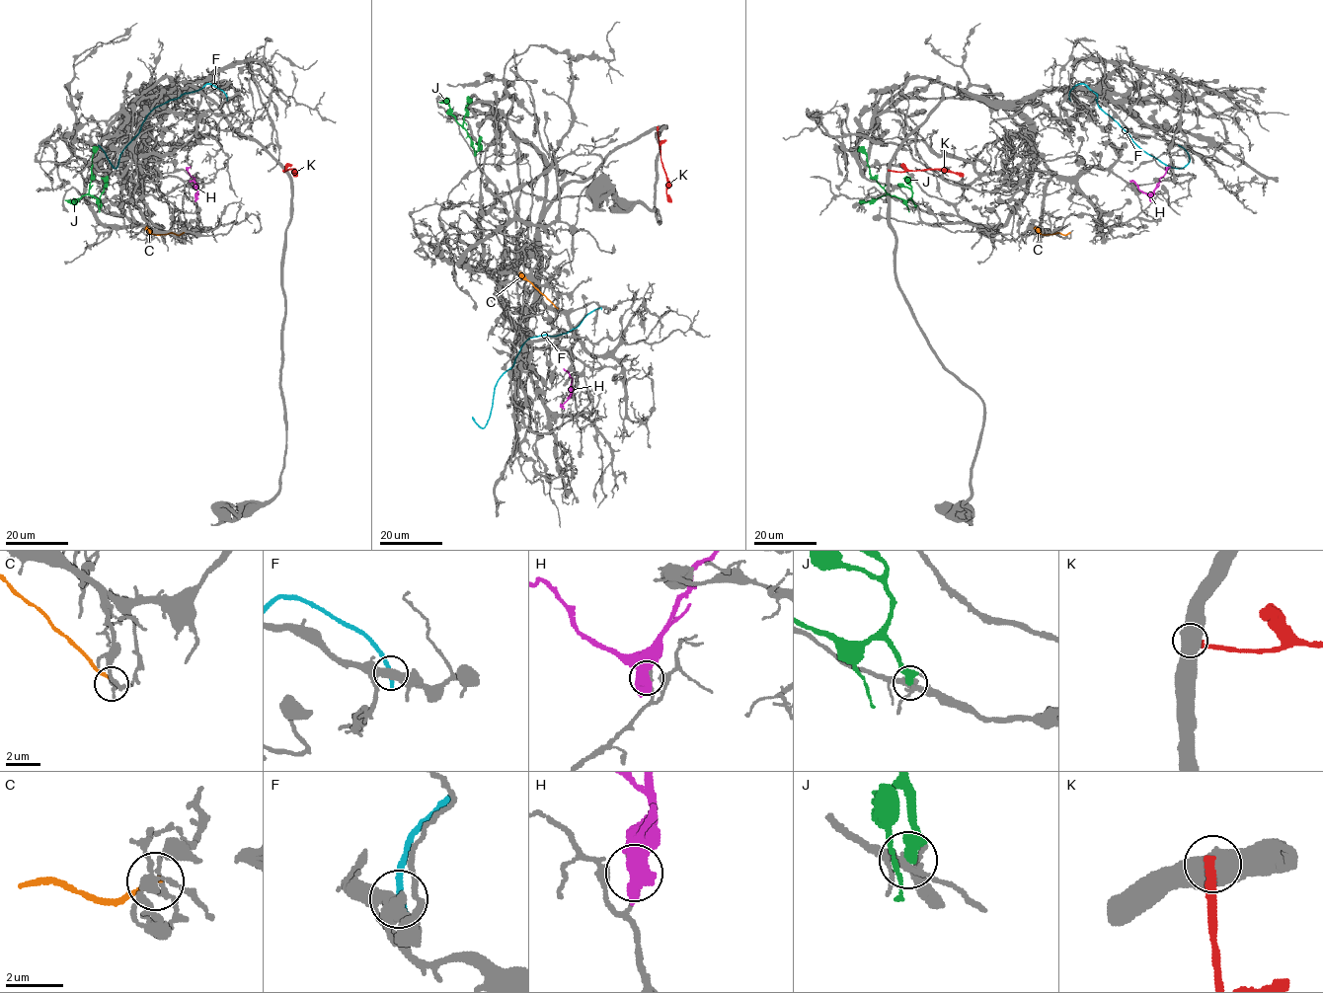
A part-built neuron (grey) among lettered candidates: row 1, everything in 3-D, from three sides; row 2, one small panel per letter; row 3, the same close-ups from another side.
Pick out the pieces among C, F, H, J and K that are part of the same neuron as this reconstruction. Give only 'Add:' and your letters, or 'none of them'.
Add: none of them

